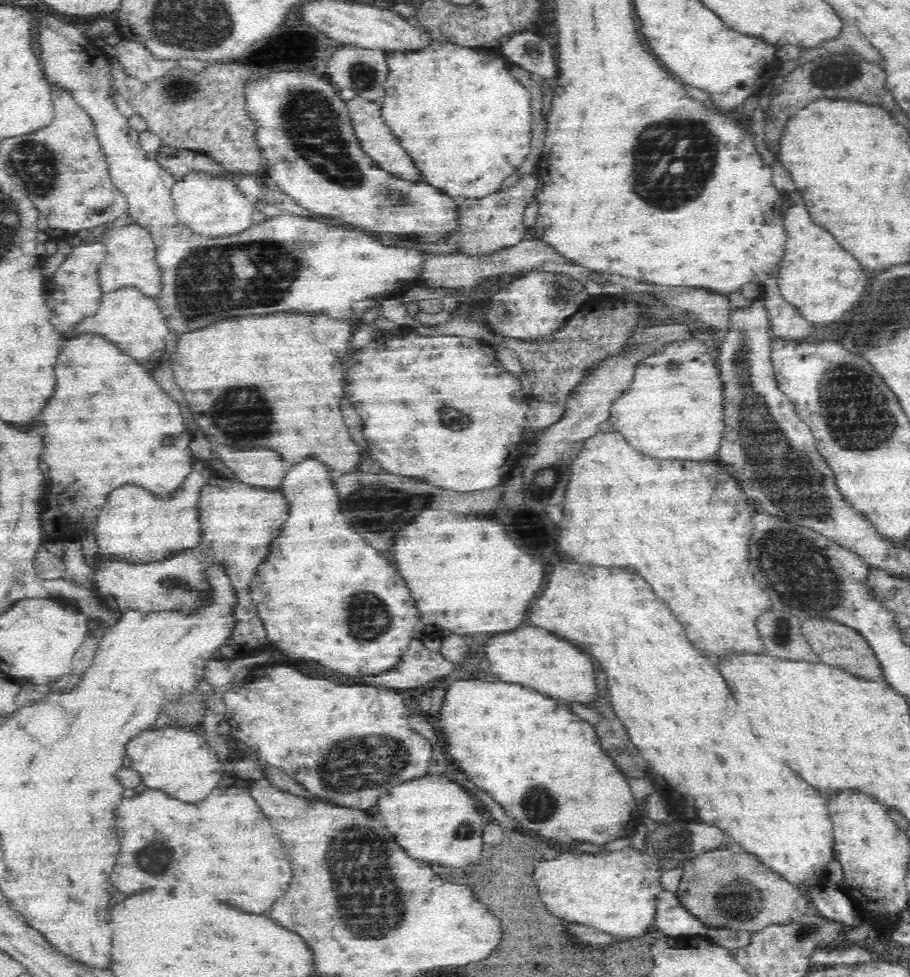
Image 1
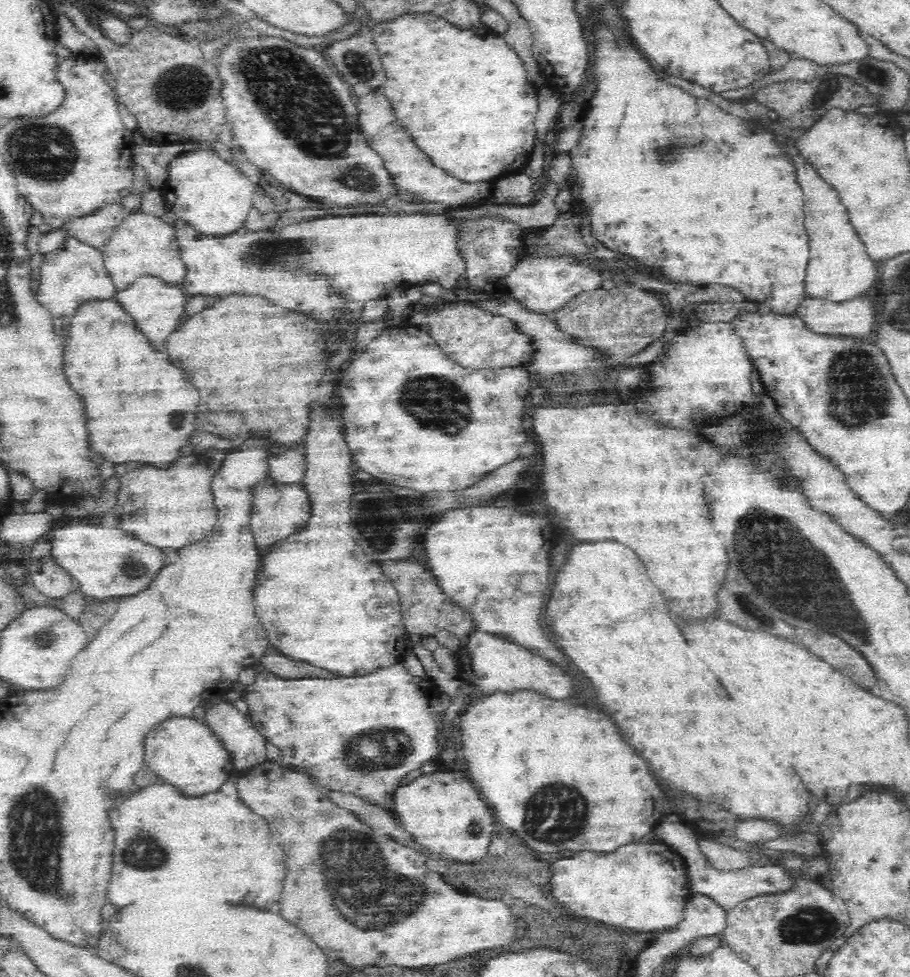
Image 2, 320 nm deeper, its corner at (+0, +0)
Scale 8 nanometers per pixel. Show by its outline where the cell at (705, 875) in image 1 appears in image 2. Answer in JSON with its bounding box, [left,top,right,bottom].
[698,837,754,872]

